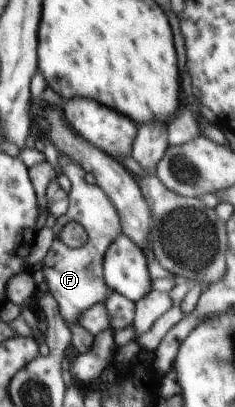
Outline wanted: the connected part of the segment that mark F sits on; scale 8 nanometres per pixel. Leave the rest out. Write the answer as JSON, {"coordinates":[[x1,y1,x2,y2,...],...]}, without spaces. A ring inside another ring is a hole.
{"coordinates":[[59,152,58,164,63,175,69,178,71,191,68,193,69,207,67,213,52,227,55,238,47,256,41,262,44,280,48,291,52,294,59,306,59,312,65,322,76,324,79,316,98,303,105,303,109,297,109,290,103,278,103,258,111,242,122,234,117,210,107,198,107,194,98,185,88,184,85,181,85,170,67,154],[69,222,79,223,87,232,87,243,81,248,69,248,60,239,60,233]]}

